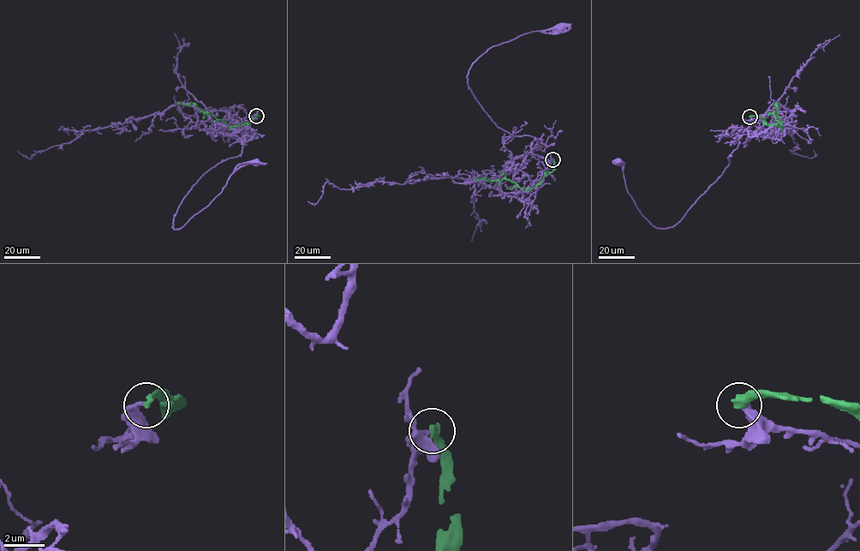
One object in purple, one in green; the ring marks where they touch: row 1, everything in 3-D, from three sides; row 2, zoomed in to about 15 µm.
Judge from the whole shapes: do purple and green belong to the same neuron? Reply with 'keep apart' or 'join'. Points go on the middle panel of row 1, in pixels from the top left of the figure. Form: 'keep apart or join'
keep apart

